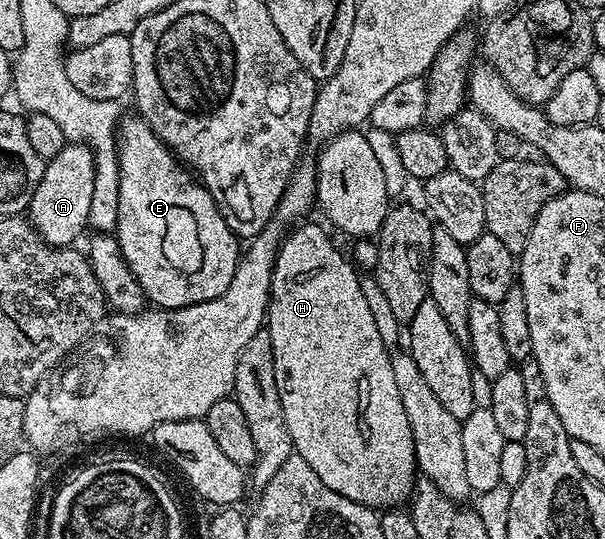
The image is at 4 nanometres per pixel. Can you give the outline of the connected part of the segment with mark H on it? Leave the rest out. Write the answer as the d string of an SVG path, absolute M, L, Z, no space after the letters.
M303 226L292 229L283 239L279 254L275 257L275 267L271 273L271 305L267 308L265 333L271 341L271 351L275 357L275 379L285 412L287 427L291 432L293 450L298 457L307 461L309 468L329 484L329 488L344 494L349 500L372 508L399 508L412 497L417 486L417 463L415 461L415 437L411 431L411 418L407 415L405 394L399 391L399 378L395 375L395 366L391 363L389 348L383 343L377 320L371 311L369 300L363 291L364 283L359 282L360 271L346 253L335 247L335 242L319 226Z

